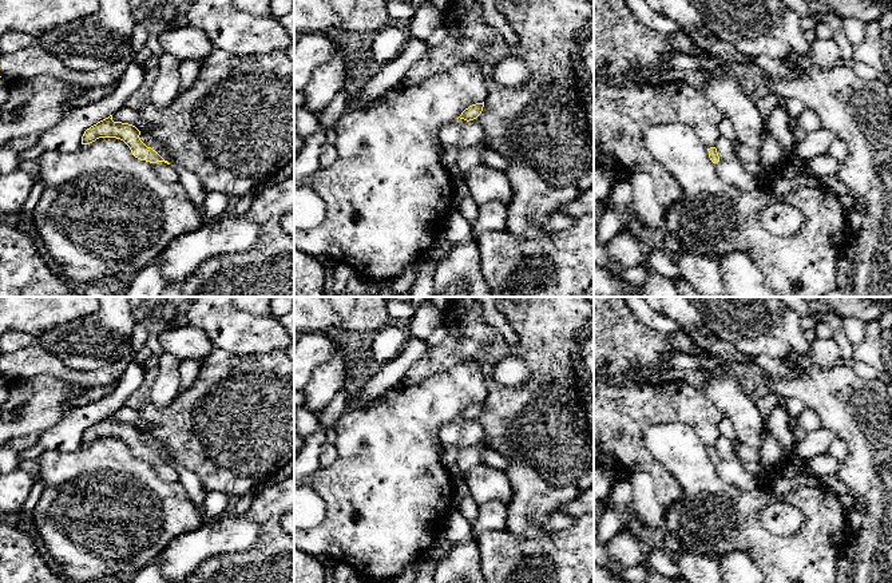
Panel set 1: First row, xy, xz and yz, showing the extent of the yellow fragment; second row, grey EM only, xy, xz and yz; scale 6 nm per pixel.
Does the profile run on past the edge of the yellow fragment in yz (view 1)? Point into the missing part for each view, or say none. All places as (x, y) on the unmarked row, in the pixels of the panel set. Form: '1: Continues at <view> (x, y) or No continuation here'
1: No continuation here

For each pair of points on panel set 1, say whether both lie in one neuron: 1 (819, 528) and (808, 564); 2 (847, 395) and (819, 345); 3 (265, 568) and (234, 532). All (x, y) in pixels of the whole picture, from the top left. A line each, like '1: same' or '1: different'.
1: same
2: different
3: different

